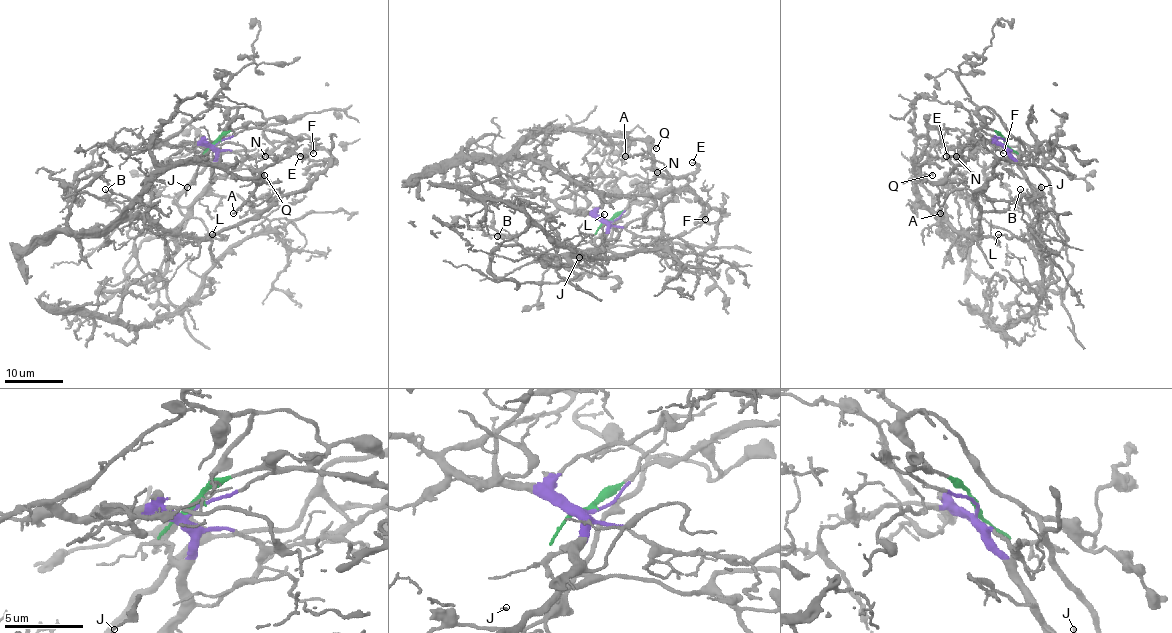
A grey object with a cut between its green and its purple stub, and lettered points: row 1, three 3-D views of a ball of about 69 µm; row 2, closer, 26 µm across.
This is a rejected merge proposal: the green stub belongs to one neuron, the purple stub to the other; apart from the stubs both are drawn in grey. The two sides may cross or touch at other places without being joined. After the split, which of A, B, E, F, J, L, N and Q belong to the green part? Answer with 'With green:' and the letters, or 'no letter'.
With green: A, E, N, Q

